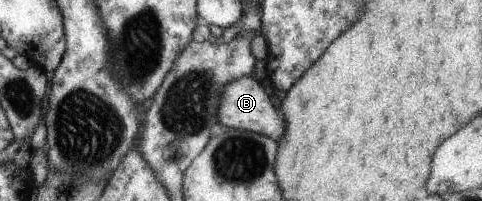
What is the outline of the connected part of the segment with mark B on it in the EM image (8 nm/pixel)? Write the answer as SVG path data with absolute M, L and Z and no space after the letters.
M241 76L229 82L221 94L221 104L217 108L218 124L239 131L257 133L278 140L285 134L285 122L273 107L262 82L250 76Z

